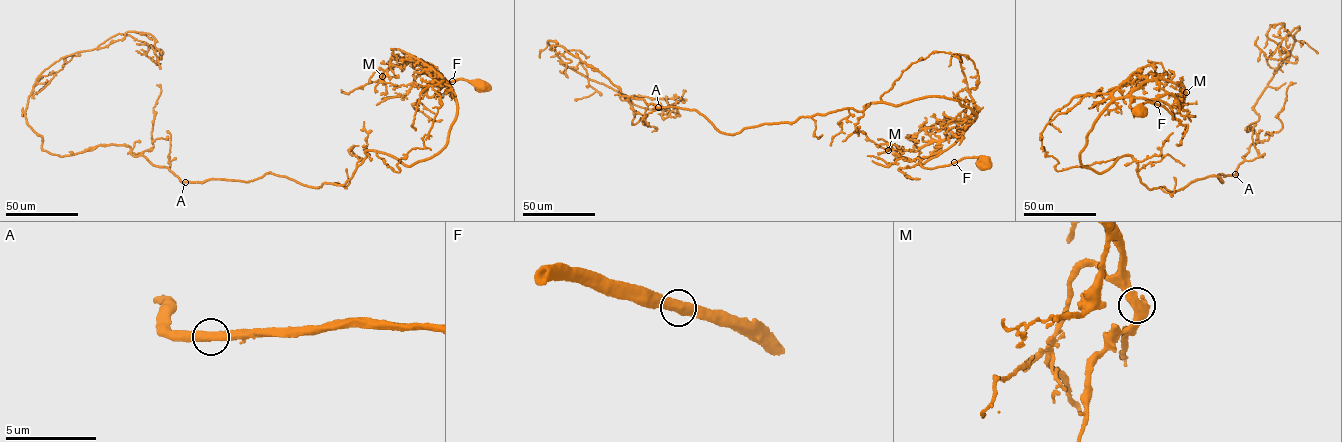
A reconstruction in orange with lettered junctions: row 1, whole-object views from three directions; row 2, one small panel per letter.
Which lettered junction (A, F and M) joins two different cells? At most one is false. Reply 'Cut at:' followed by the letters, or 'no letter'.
Cut at: no letter

